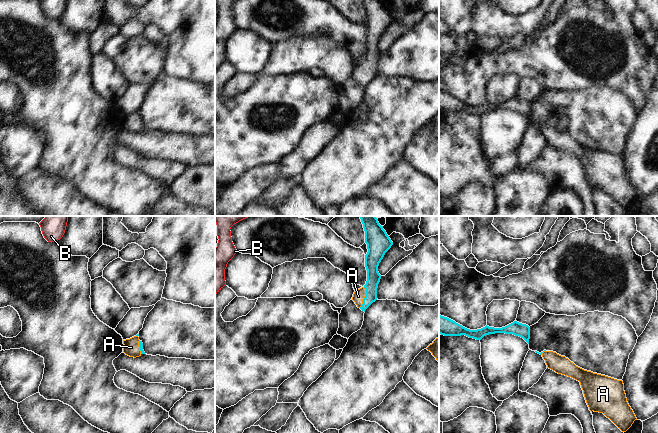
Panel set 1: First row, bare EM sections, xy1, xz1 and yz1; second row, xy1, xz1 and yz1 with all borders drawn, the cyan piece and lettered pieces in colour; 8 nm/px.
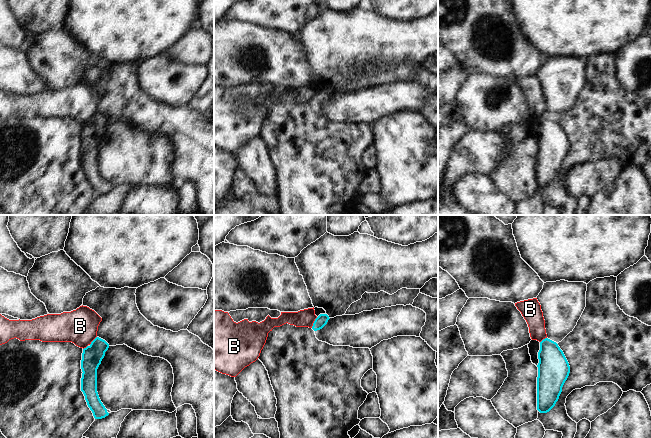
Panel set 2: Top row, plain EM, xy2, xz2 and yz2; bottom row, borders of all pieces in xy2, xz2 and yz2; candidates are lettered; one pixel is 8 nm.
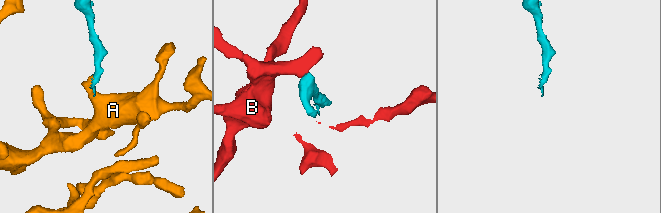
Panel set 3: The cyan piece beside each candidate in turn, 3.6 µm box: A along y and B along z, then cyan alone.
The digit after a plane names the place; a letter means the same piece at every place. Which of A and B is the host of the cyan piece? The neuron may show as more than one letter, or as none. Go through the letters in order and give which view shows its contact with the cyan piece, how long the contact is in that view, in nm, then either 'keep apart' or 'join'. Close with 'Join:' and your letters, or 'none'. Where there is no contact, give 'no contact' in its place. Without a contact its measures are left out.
A: contact in xz1; length 170 nm; join
B: contact in xz2; length 100 nm; keep apart
Join: A

